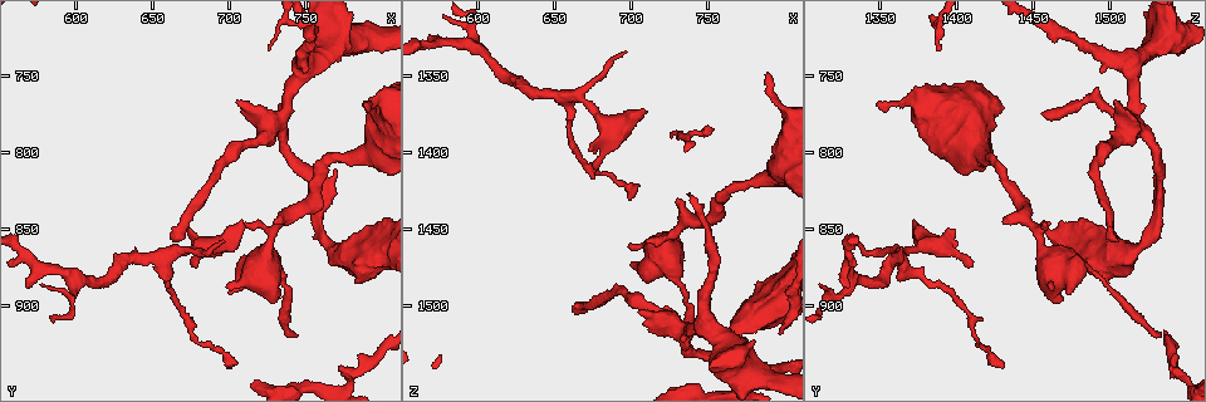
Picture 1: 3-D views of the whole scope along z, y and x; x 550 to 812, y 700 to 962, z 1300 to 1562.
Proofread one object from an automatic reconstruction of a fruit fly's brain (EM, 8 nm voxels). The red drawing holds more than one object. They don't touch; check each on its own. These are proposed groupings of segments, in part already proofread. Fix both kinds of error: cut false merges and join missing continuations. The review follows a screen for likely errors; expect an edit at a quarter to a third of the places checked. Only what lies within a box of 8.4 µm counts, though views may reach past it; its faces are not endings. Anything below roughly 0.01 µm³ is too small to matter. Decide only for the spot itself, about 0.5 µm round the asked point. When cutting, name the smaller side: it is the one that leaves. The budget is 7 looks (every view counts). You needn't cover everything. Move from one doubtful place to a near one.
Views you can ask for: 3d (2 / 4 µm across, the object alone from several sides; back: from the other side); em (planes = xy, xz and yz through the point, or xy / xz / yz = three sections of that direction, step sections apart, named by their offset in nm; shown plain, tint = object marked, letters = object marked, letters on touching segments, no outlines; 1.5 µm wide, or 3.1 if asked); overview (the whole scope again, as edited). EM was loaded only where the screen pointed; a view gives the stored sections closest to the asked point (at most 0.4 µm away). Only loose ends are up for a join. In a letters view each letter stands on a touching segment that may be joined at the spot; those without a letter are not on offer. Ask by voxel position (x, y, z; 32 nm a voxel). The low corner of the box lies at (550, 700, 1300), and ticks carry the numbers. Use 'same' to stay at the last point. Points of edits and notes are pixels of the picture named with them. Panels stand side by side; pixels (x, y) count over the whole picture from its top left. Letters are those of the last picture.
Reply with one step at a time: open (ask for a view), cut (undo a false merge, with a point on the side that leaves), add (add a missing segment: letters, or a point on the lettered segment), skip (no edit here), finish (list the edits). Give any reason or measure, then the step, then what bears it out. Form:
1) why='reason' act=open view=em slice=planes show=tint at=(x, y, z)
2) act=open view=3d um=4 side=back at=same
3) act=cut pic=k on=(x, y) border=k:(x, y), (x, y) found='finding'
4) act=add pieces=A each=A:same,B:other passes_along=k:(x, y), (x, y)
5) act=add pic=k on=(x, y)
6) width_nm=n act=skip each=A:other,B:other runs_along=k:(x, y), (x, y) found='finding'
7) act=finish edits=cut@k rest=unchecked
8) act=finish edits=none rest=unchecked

why='branch stops here' act=open view=em slice=planes show=letters at=(696, 886, 1462)

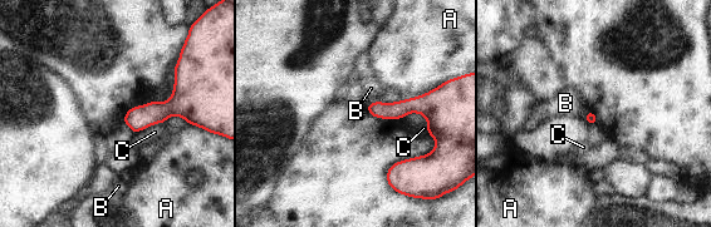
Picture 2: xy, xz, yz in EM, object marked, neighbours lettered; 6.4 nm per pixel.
act=skip each=A:other,B:other,C:other runs_along=2:(179, 75), (179, 97), (135, 128) found='none of them fits'

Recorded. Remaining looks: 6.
why='branch stops here' act=open view=3d um=2 at=(744, 922, 1534)

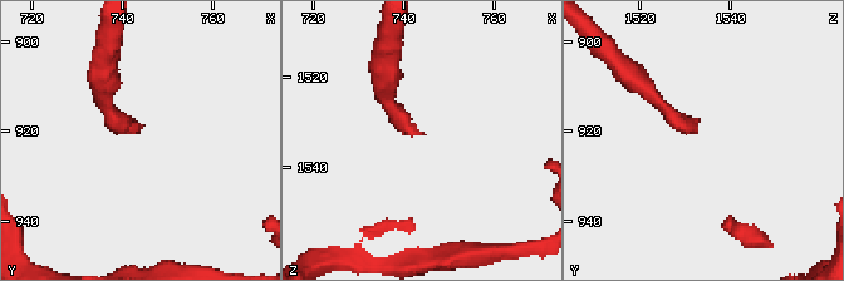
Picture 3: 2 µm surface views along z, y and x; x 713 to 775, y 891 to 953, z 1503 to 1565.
act=open view=em slice=xz step=8 show=letters at=(744, 919, 1534)

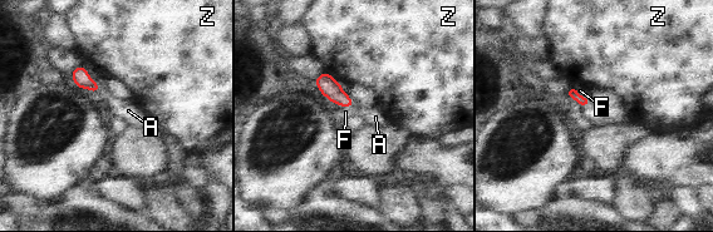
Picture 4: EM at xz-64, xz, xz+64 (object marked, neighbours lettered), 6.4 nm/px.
longest_contact=Z:160nm act=add pieces=F each=A:other,F:same,Z:other passes_along=4:(328, 85), (344, 105), (345, 112) found='the neuron continues'

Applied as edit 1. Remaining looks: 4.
act=open view=overview

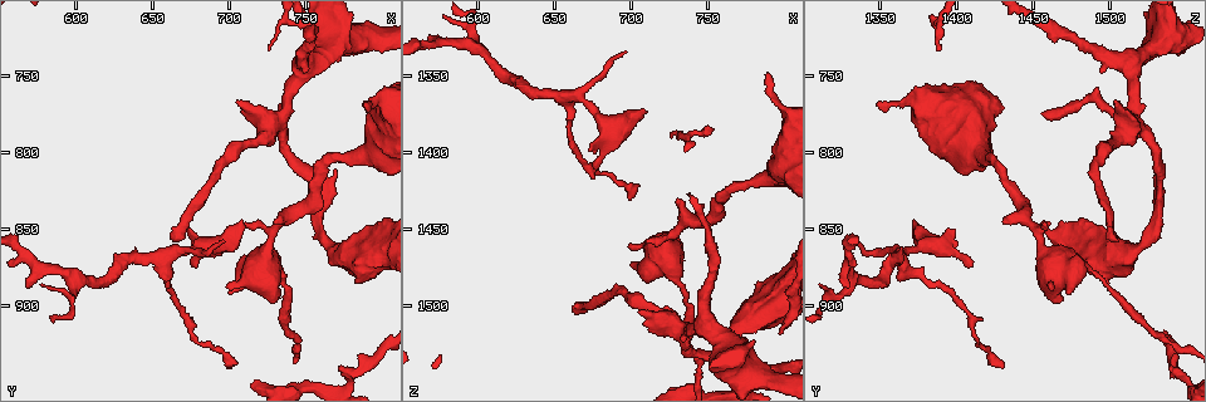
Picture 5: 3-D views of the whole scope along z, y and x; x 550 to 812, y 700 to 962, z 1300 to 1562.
why='thin end' act=open view=em slice=planes show=letters at=(702, 942, 1428)

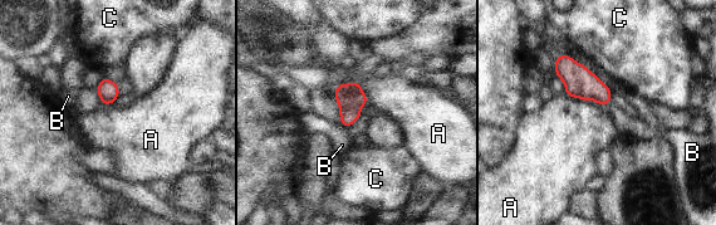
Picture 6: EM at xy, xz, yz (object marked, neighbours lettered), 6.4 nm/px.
act=skip each=A:other,B:other,C:other border=6:(337, 84), (357, 82), (368, 101) found='none of them fits'

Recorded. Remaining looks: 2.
act=finish edits=add@4 rest=unchecked

